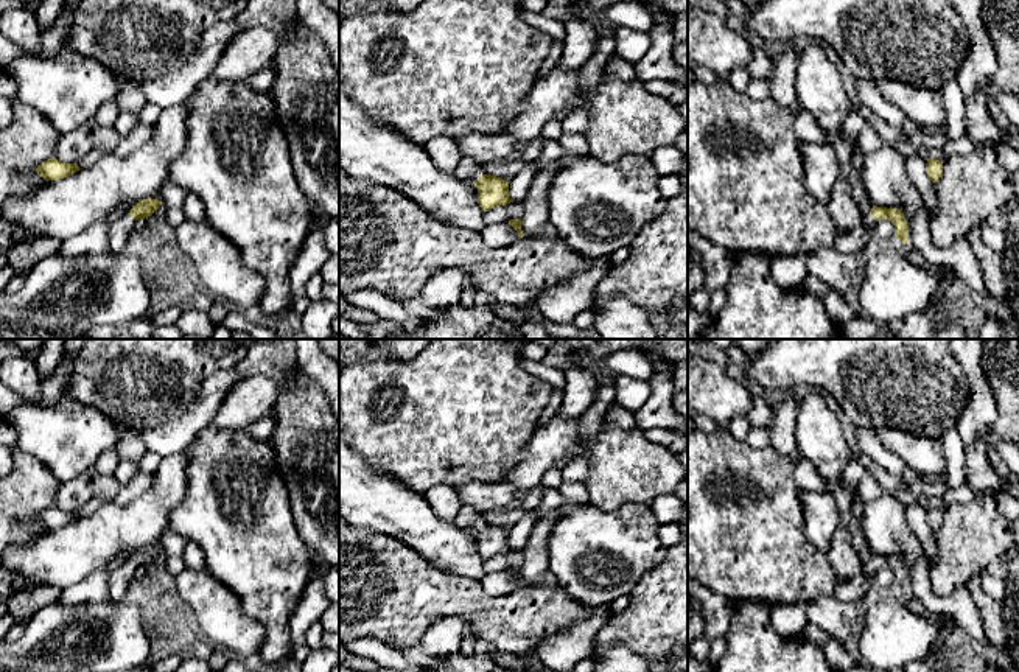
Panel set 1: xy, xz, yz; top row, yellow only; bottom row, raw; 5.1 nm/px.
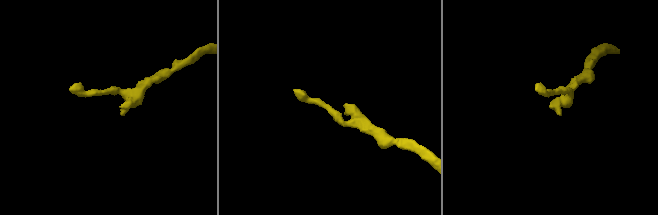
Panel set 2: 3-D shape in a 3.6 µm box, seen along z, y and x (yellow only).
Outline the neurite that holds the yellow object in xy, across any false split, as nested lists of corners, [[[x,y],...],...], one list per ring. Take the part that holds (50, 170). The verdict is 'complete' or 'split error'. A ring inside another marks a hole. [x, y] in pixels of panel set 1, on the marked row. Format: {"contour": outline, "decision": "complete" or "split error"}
{"contour": [[[48,159],[42,162],[37,168],[36,173],[44,177],[45,180],[59,180],[64,179],[81,168],[76,163],[64,163],[58,159]]], "decision": "complete"}

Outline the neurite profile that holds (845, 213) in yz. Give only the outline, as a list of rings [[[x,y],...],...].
[[[840,176],[834,185],[826,210],[837,229],[843,229],[845,232],[849,232],[862,224],[862,213],[854,202],[849,182],[845,176]]]

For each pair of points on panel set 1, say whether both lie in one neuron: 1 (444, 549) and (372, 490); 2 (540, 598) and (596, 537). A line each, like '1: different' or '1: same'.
1: same
2: different

